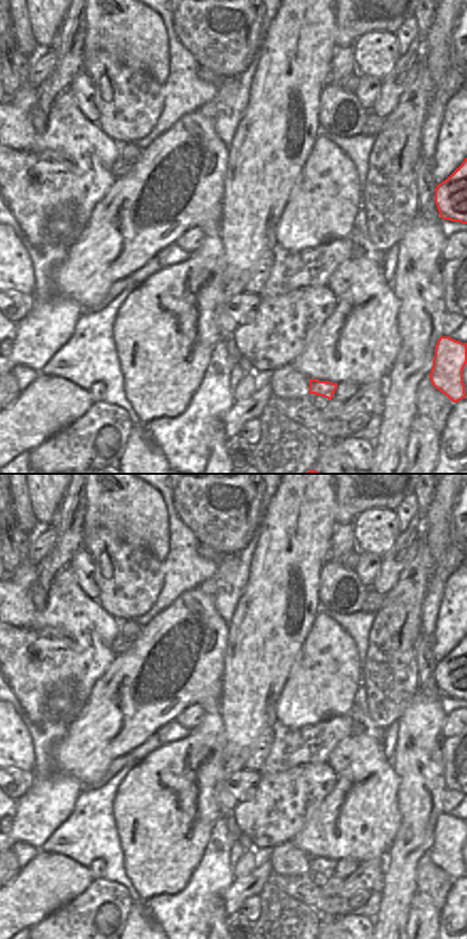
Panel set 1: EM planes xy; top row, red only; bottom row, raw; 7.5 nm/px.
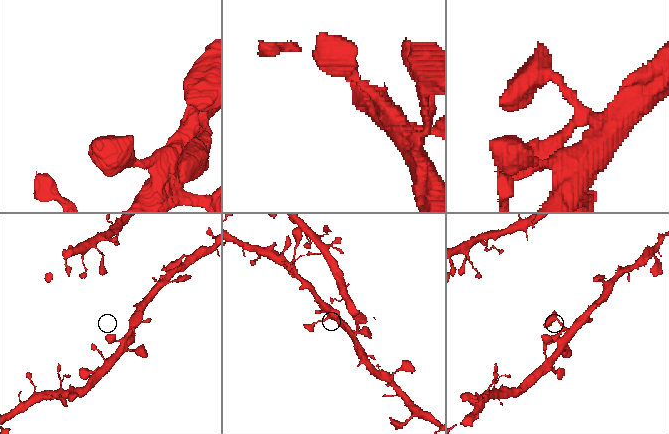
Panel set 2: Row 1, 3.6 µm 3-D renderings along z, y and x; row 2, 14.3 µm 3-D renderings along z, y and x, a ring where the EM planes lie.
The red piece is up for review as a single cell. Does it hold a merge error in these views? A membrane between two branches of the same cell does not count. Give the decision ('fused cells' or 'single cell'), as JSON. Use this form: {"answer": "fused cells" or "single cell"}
{"answer": "single cell"}

